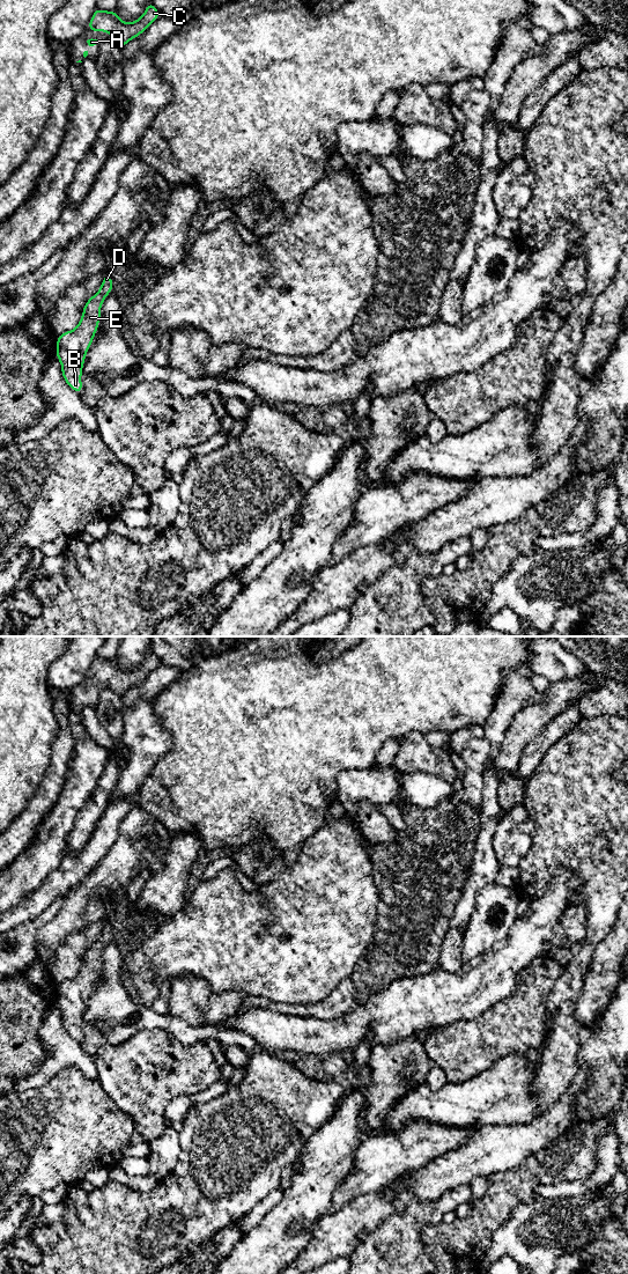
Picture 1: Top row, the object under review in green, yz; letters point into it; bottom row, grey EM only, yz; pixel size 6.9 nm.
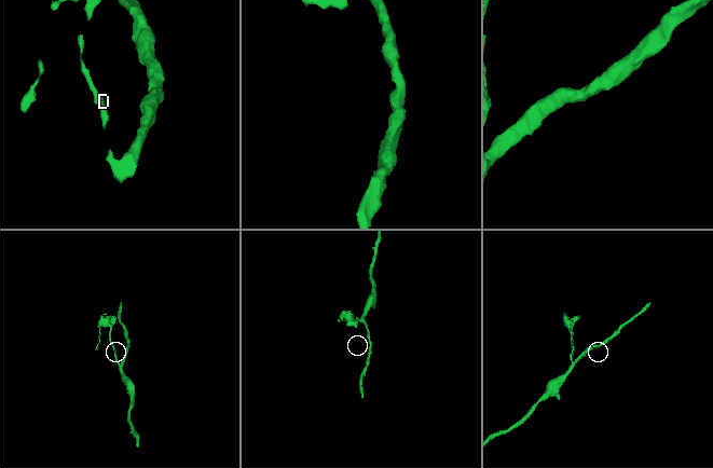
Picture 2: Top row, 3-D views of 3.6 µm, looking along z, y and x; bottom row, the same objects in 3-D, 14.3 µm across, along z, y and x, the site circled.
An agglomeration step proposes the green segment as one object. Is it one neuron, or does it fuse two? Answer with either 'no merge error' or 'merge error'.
no merge error

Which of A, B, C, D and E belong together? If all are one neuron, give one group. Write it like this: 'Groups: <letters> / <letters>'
Groups: A B C D E

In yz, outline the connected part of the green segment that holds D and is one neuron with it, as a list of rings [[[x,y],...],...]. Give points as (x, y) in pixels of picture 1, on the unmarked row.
[[[105,921],[98,941],[91,943],[84,952],[77,974],[57,986],[56,1004],[61,1010],[62,1025],[67,1033],[77,1041],[83,1039],[81,1024],[86,1002],[98,977],[102,951],[112,940],[112,934],[112,926]]]

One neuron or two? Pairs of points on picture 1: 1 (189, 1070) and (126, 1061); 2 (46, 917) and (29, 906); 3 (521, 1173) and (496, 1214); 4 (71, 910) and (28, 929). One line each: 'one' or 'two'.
1: one
2: two
3: one
4: two

